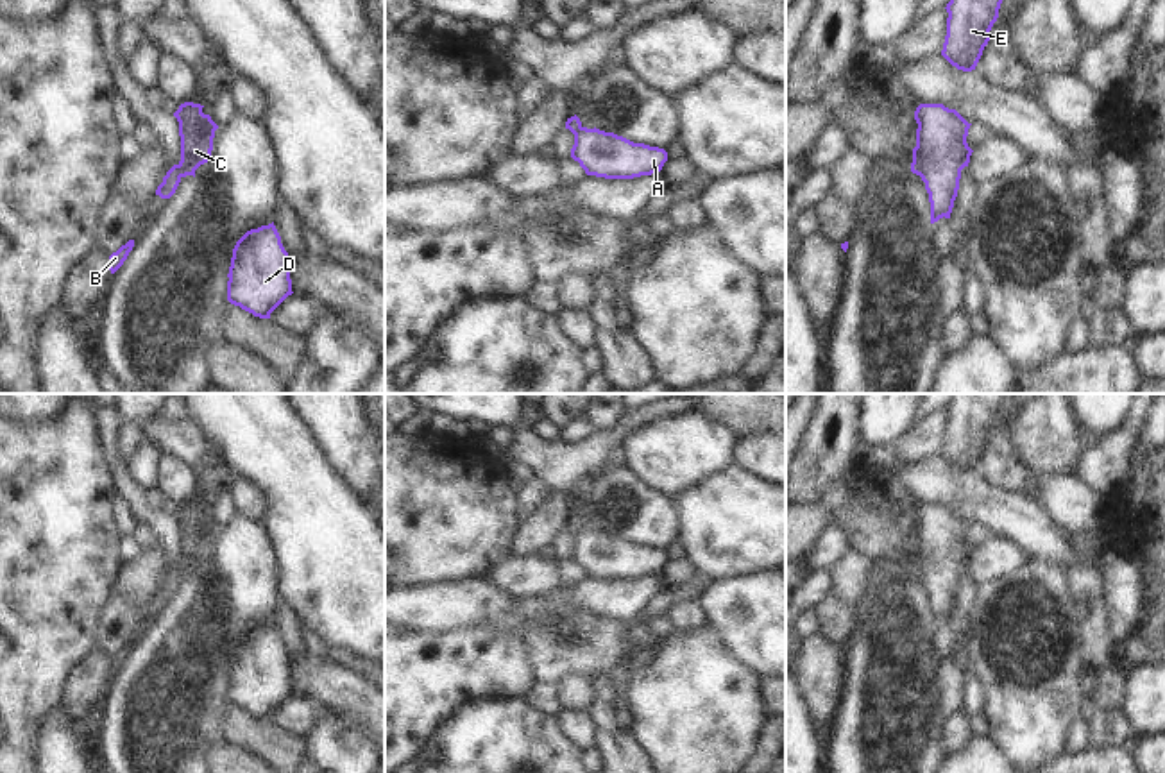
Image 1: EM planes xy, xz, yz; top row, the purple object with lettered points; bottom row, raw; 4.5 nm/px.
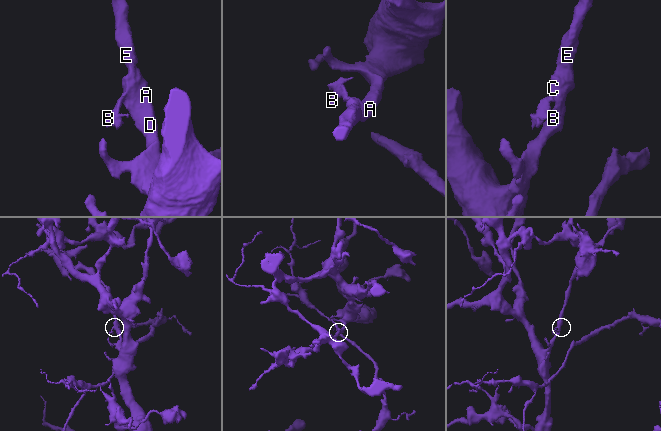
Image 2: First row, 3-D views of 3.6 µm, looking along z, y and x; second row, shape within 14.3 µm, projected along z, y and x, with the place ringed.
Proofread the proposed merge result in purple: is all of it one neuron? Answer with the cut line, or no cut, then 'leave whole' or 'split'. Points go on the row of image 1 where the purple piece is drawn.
cut xy (178, 165), (181, 176); split

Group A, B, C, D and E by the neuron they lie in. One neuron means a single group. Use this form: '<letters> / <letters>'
A C D E / B

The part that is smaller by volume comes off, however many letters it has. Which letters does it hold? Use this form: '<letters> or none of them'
B

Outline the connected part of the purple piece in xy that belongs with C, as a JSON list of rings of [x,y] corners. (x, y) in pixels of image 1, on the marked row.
[[[184,102],[174,113],[181,136],[181,177],[195,177],[195,170],[211,157],[213,138],[218,125],[209,115],[202,113],[202,107],[200,104]]]

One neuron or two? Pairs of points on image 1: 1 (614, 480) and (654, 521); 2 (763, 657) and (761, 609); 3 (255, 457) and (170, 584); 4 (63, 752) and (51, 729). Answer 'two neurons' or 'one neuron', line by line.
1: one neuron
2: one neuron
3: two neurons
4: one neuron

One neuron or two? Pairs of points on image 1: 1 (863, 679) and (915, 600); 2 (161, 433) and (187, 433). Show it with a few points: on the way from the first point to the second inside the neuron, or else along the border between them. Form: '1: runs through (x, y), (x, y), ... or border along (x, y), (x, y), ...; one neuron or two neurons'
1: runs through (883, 659), (893, 648), (895, 620); one neuron
2: runs through (167, 433), (181, 433); one neuron

